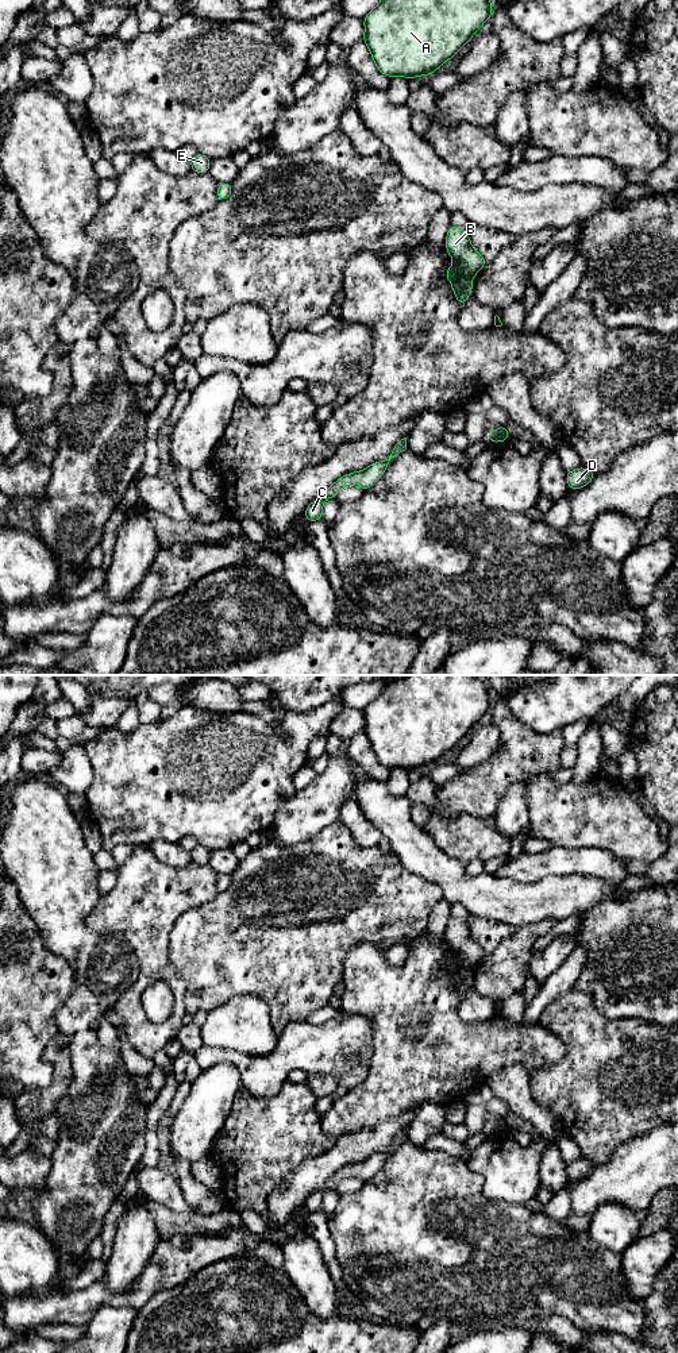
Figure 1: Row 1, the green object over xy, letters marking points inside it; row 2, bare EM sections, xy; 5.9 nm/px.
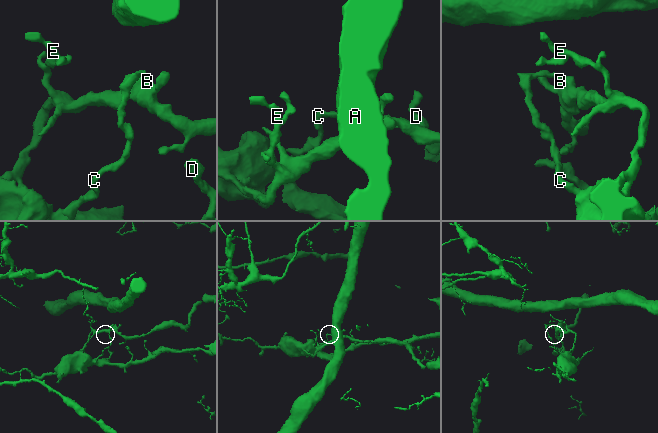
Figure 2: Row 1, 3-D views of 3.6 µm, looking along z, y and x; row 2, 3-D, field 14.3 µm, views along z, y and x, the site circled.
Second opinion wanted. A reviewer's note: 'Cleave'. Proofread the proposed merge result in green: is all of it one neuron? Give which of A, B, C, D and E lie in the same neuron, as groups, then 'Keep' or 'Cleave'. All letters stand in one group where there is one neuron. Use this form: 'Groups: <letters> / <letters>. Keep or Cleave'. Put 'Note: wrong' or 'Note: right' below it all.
Groups: A B C D / E. Cleave
Note: right

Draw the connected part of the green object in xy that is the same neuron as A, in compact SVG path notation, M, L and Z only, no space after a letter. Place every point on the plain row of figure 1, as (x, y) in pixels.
M408 675L389 682L363 709L363 733L382 766L429 767L469 733L492 702L492 693L475 675Z

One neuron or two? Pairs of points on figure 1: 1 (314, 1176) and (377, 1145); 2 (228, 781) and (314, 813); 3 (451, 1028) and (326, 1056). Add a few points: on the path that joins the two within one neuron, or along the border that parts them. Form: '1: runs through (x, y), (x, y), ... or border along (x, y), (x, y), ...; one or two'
1: runs through (330, 1163), (347, 1149), (361, 1145); one
2: border along (297, 790), (276, 813), (268, 829); two
3: border along (362, 1016), (372, 1024), (372, 1059), (365, 1078); two

